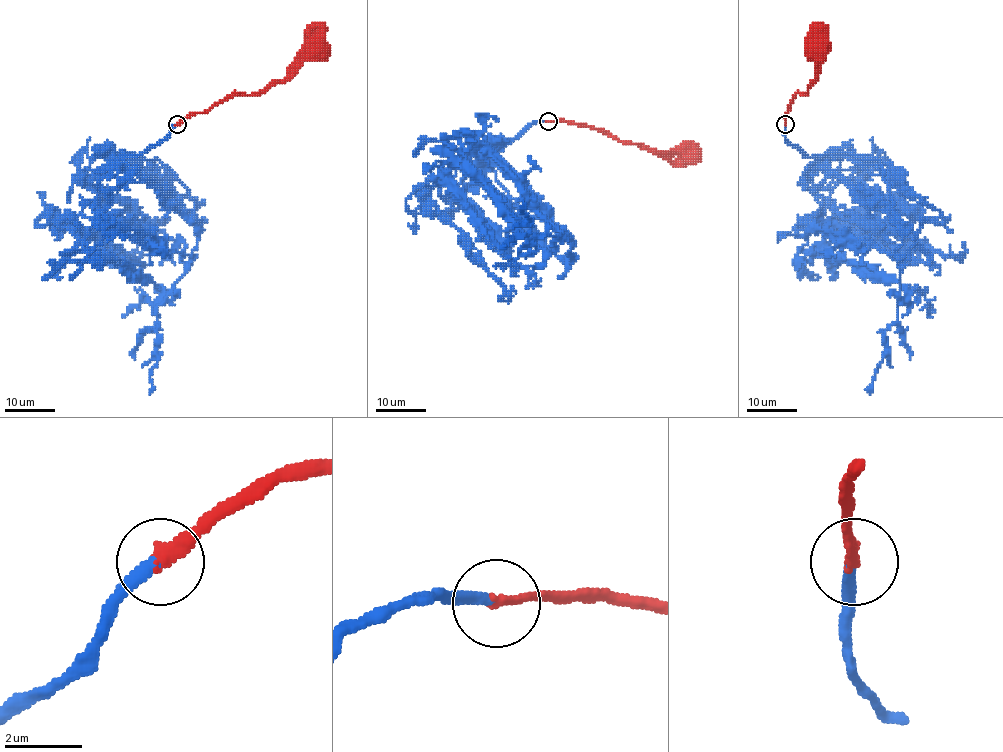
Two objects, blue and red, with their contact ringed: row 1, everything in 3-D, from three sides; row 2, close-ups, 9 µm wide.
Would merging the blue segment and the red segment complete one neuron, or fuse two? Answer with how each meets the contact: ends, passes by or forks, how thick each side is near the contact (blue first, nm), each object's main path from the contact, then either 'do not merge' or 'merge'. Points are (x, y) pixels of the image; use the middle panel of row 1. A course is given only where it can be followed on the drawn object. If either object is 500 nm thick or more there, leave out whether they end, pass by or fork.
blue ends | red ends | 320/360 nm | blue via (547, 122), (536, 120), (505, 144), (495, 177), (526, 213), (549, 219), (570, 238), (526, 234), (521, 207) | red via (547, 122), (574, 122), (600, 129), (622, 142), (640, 143), (658, 154), (683, 152), (687, 148), (691, 150) | merge

